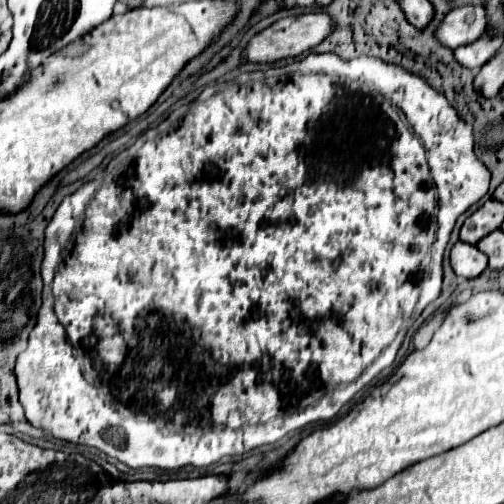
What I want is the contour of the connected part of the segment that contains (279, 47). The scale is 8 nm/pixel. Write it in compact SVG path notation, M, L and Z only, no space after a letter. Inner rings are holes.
M305 13L305 15L297 15L297 17L285 17L277 23L273 23L271 27L267 27L265 31L261 31L259 35L255 35L251 39L249 47L245 49L243 57L245 57L245 61L259 61L259 63L299 57L299 55L311 51L313 47L317 47L321 41L325 41L333 33L333 25L335 23L327 13Z

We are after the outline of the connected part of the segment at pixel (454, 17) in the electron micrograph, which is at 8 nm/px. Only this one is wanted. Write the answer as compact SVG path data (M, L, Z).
M457 7L439 25L437 37L443 45L457 49L469 45L487 33L489 19L483 7Z

